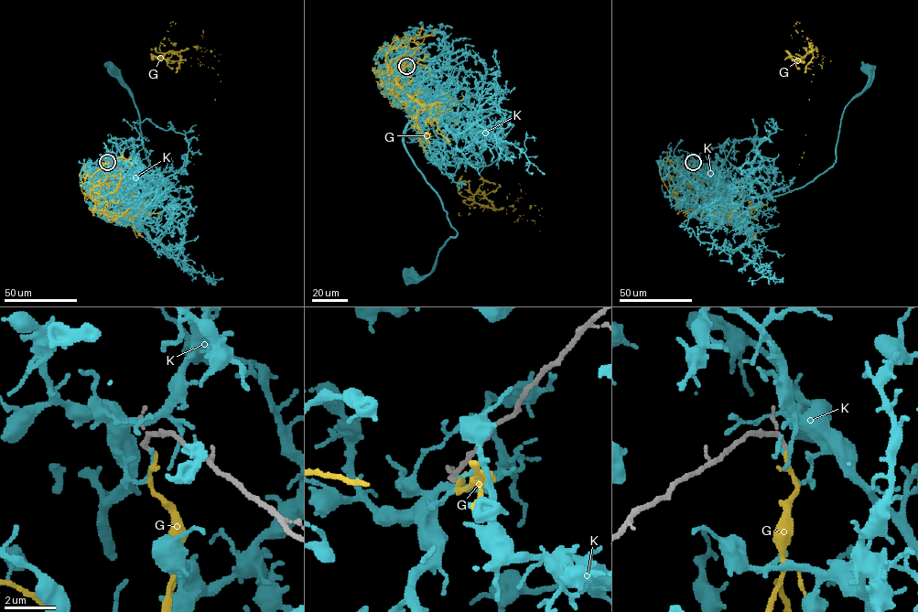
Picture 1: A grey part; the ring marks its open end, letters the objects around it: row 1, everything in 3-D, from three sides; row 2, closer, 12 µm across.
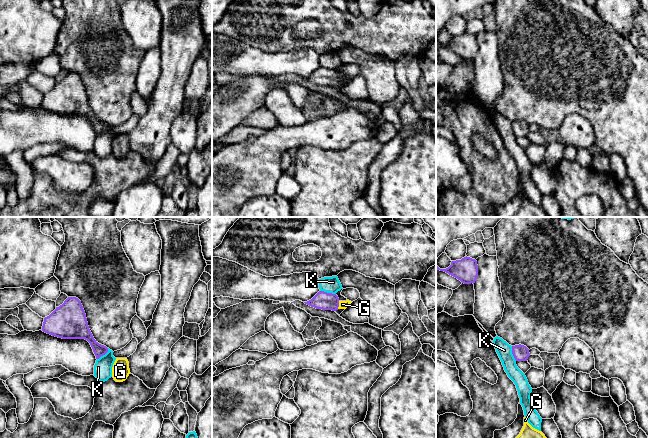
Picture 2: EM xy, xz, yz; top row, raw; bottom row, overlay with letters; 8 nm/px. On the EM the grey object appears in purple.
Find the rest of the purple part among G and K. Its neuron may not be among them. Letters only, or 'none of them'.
G

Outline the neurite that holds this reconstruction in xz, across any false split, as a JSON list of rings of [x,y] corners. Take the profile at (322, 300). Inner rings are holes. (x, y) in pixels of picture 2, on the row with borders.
[[[319,291],[311,300],[304,303],[316,309],[336,311],[346,309],[352,302],[340,301],[336,294]]]

